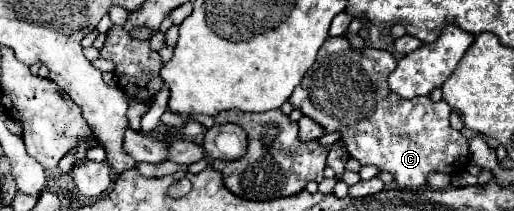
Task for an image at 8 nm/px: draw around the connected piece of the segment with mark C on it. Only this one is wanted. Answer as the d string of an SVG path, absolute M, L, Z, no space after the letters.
M347 36L329 38L319 50L315 64L307 70L307 76L303 78L299 88L295 88L295 92L291 94L289 102L305 116L319 122L327 132L341 132L341 140L345 142L353 158L357 158L361 164L373 164L381 172L391 172L399 188L425 188L427 174L431 172L463 174L469 164L471 152L467 138L461 132L453 130L449 124L449 104L445 100L433 102L429 96L403 100L399 94L391 92L387 86L387 76L391 74L393 66L397 66L397 60L387 50L357 50L349 44Z

